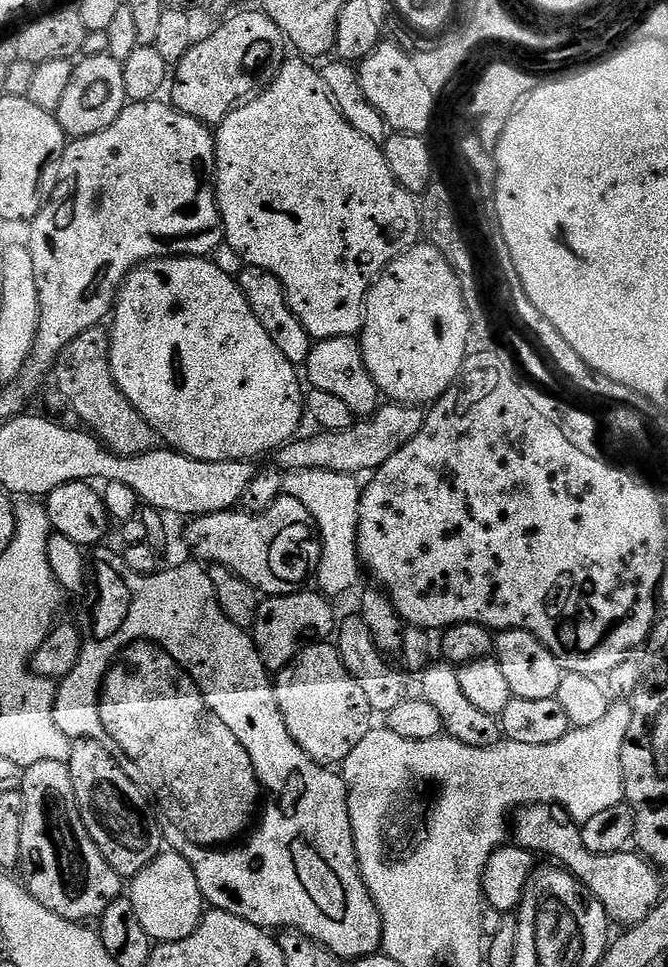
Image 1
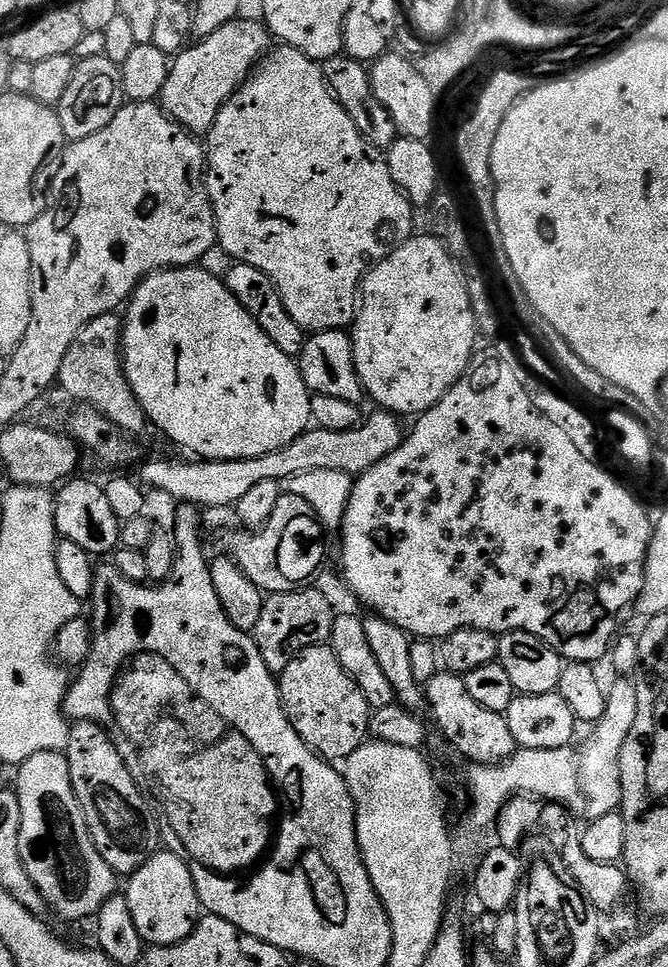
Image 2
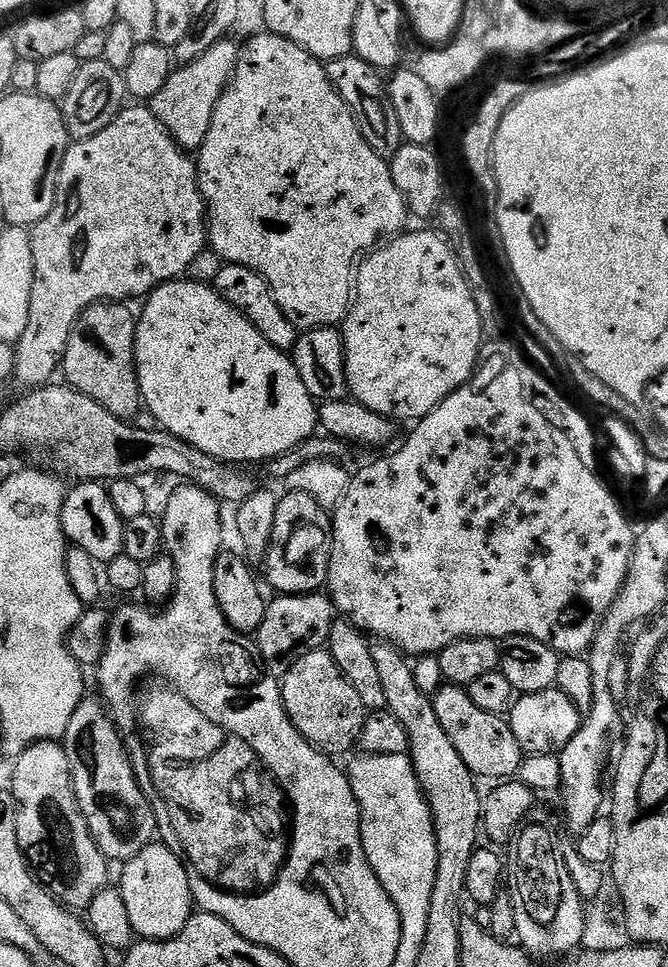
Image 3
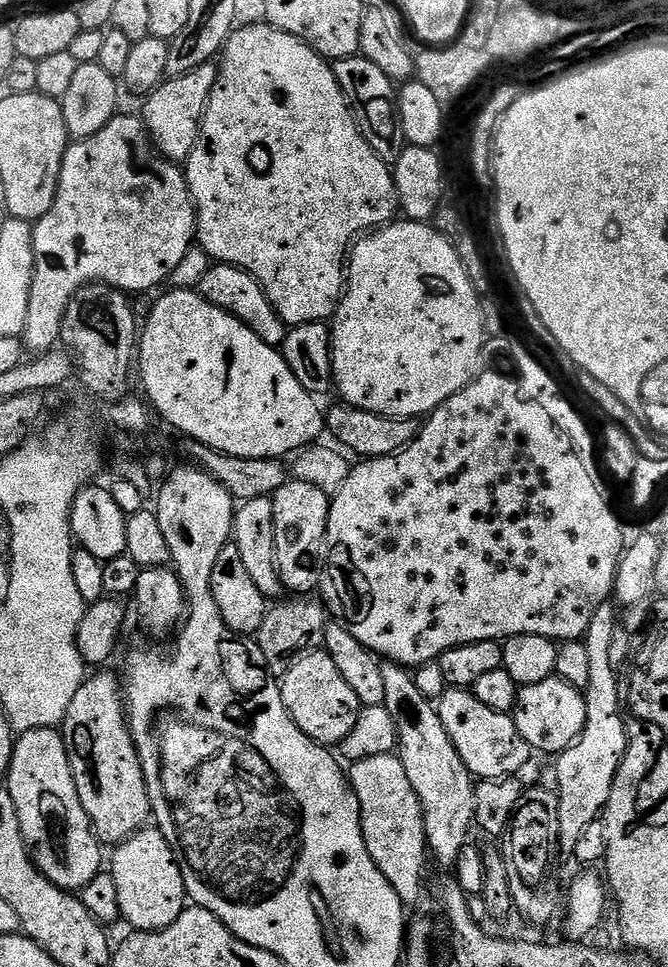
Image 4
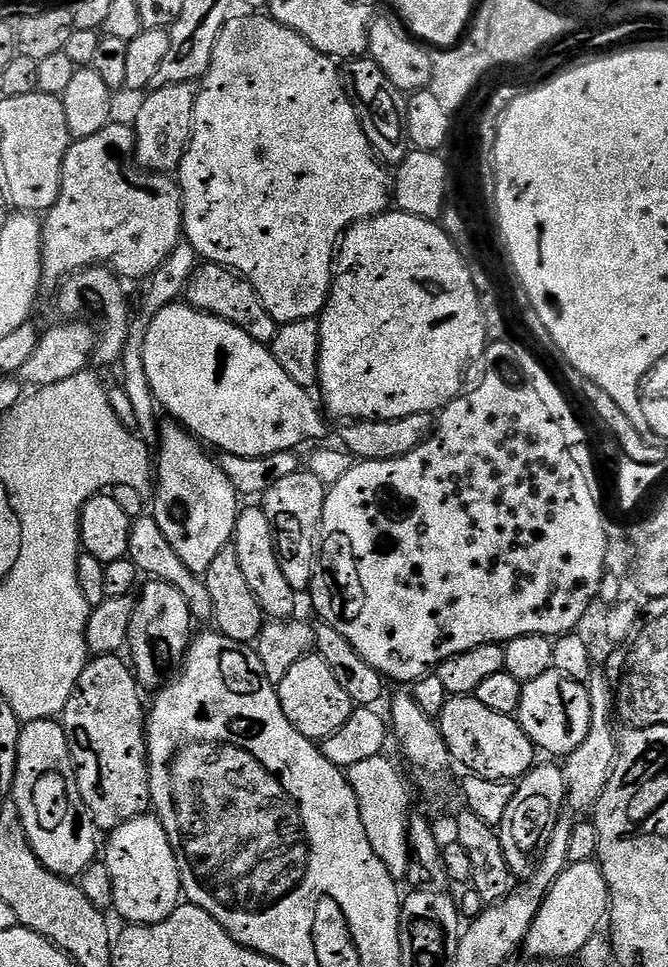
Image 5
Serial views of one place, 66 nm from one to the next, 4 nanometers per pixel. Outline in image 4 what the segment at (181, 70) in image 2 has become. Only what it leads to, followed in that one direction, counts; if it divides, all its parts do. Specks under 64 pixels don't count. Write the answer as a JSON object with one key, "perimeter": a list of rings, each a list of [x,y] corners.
{"perimeter":[[[209,62],[195,68],[190,74],[165,79],[164,83],[148,93],[143,101],[143,104],[145,103],[144,112],[142,111],[144,126],[148,129],[153,144],[156,145],[156,151],[165,160],[187,161],[188,155],[199,145],[200,122],[204,118],[212,88],[216,85],[217,71],[217,65]]]}

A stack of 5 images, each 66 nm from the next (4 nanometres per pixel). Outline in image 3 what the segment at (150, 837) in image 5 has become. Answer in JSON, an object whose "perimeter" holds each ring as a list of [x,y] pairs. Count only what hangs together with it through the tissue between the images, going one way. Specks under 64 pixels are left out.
{"perimeter":[[[149,842],[136,856],[131,856],[123,868],[124,873],[120,876],[118,887],[122,898],[126,898],[126,910],[130,913],[130,926],[133,933],[146,940],[169,940],[171,936],[179,934],[194,914],[190,878],[184,869],[184,861],[175,852],[171,852],[167,844]]]}

